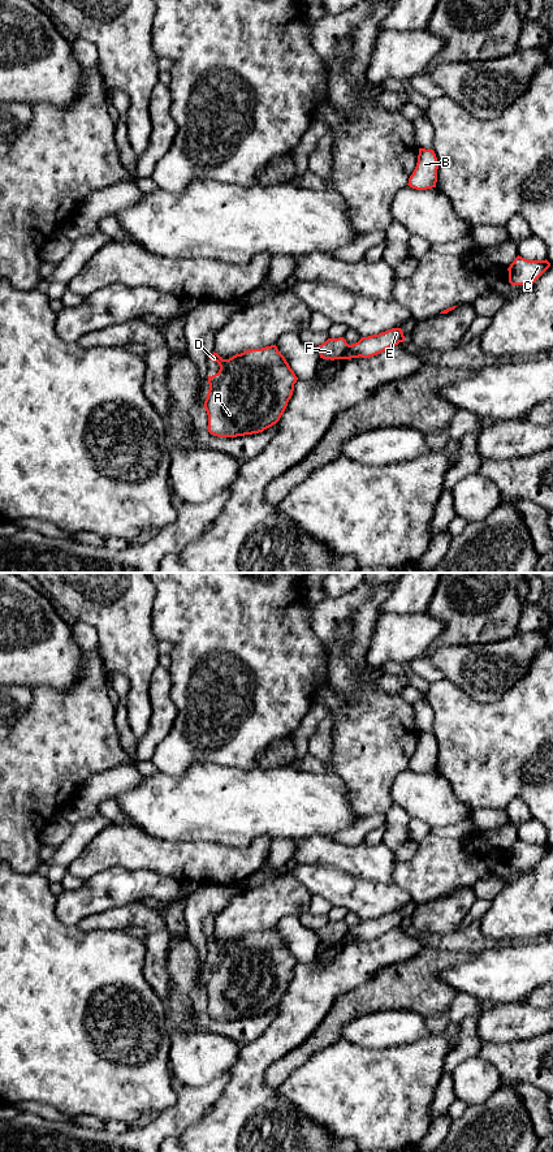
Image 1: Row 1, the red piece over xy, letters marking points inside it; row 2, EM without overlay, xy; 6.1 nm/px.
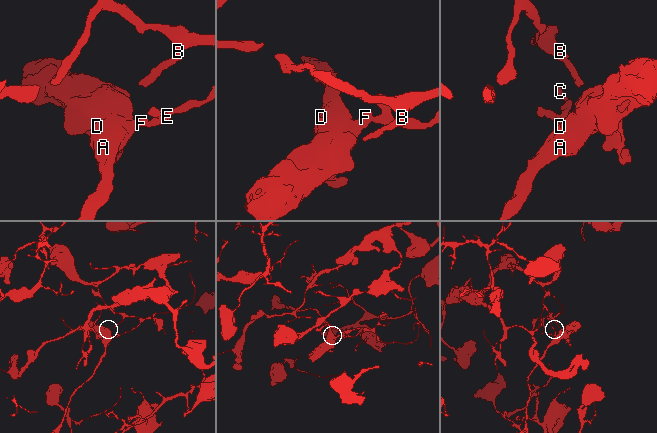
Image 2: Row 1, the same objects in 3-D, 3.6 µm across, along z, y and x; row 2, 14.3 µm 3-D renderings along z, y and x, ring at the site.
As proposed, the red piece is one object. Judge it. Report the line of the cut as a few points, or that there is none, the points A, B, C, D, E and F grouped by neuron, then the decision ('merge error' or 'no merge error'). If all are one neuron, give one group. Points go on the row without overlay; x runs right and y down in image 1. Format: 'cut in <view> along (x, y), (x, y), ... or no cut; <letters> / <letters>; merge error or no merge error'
cut in xy along (349, 928), (342, 941); A D F / B C E; merge error

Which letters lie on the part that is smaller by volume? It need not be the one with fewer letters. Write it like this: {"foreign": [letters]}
{"foreign": ["A", "D", "F"]}

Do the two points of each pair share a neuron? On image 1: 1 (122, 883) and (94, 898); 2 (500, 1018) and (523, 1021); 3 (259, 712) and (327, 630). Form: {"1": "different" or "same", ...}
{"1": "same", "2": "same", "3": "different"}

